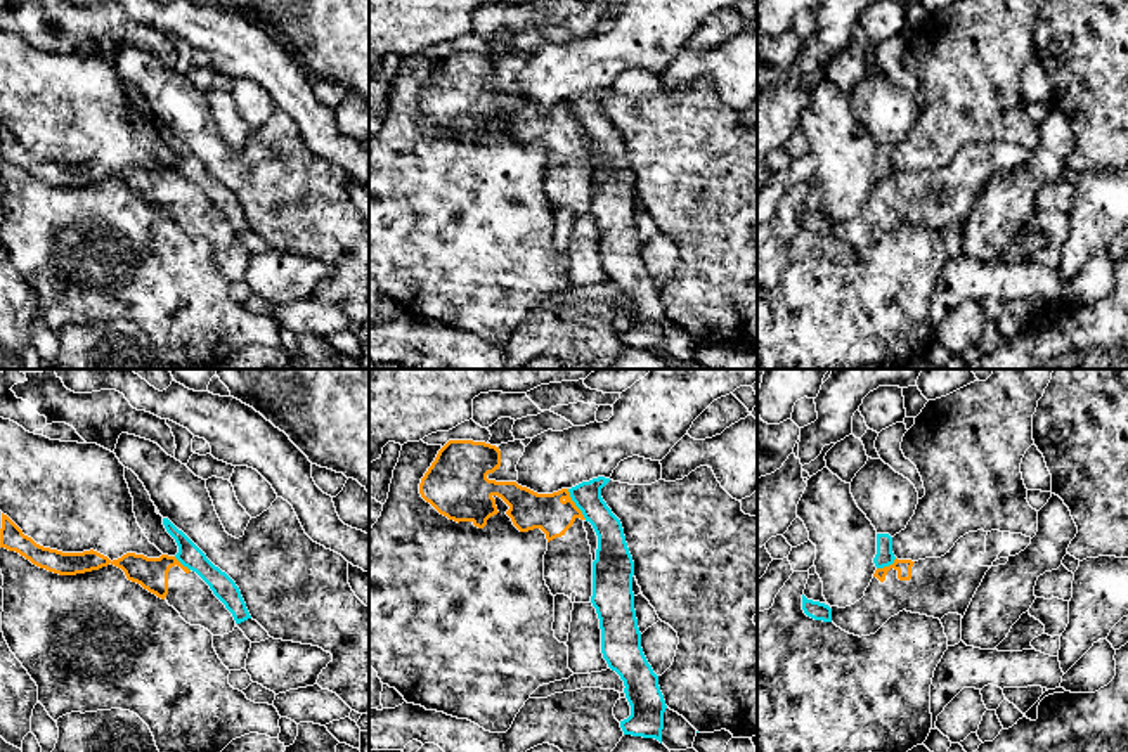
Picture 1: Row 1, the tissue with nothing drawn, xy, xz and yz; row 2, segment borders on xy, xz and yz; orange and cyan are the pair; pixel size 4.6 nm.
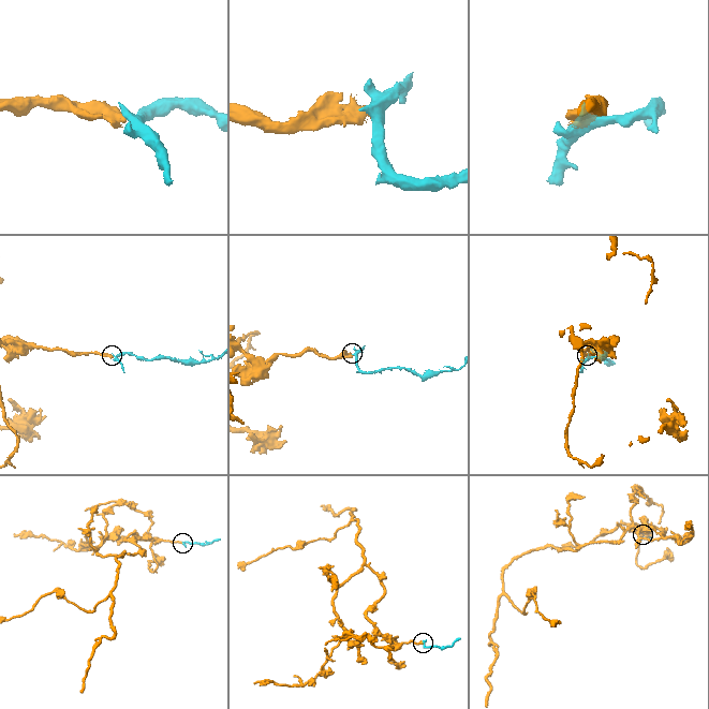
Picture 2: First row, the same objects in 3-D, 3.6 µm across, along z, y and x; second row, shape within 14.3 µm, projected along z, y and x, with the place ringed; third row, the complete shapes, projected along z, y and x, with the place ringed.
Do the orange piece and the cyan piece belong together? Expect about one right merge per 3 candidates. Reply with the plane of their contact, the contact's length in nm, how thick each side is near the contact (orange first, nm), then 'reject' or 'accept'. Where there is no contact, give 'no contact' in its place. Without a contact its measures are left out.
xz | 170 nm | 180/130 nm | reject

